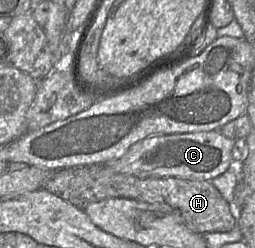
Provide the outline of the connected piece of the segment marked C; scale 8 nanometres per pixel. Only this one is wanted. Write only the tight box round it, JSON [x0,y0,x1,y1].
[103,131,235,181]

